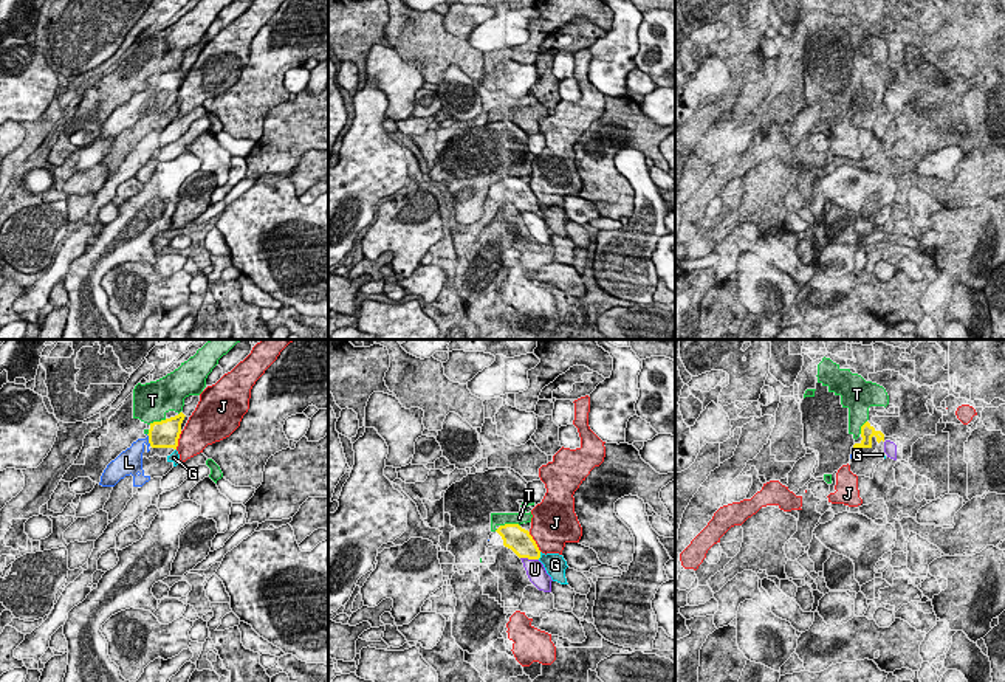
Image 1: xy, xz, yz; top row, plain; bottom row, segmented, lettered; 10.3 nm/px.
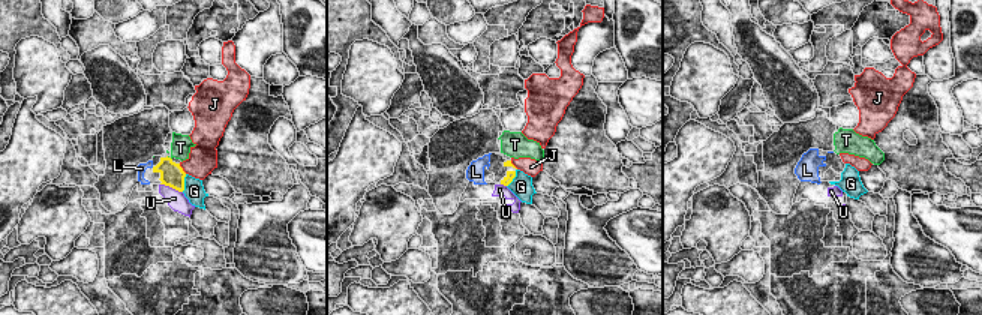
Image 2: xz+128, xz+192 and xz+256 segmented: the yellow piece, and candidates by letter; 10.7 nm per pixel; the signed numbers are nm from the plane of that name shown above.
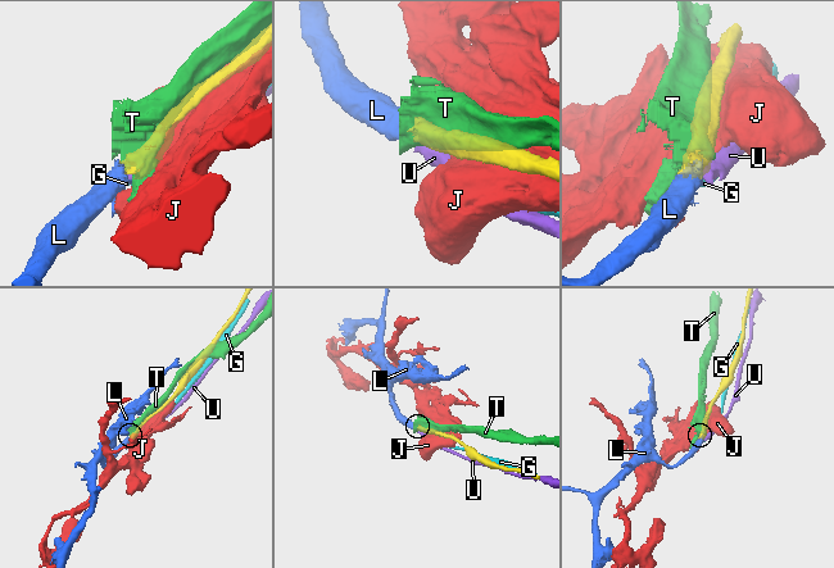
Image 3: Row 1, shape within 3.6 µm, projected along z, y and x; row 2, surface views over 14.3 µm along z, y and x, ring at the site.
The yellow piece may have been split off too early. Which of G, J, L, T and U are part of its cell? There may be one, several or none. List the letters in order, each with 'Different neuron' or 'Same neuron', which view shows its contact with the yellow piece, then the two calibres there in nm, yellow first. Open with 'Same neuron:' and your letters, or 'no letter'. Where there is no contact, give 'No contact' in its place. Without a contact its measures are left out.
Same neuron: L
G: Different neuron. Touches yellow in xz. Thickness 240 nm (yellow) against 240 nm
J: Different neuron. Touches yellow in xz. Thickness 260 nm (yellow) against 440 nm
L: Same neuron. Touches yellow in xy. Thickness 280 nm (yellow) against 220 nm
T: Different neuron. Touches yellow in xz. Thickness 260 nm (yellow) against 130 nm
U: Different neuron. Touches yellow in xz. Thickness 260 nm (yellow) against 200 nm

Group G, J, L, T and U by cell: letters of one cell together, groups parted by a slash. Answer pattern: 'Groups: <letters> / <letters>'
Groups: G / J / L / T / U

